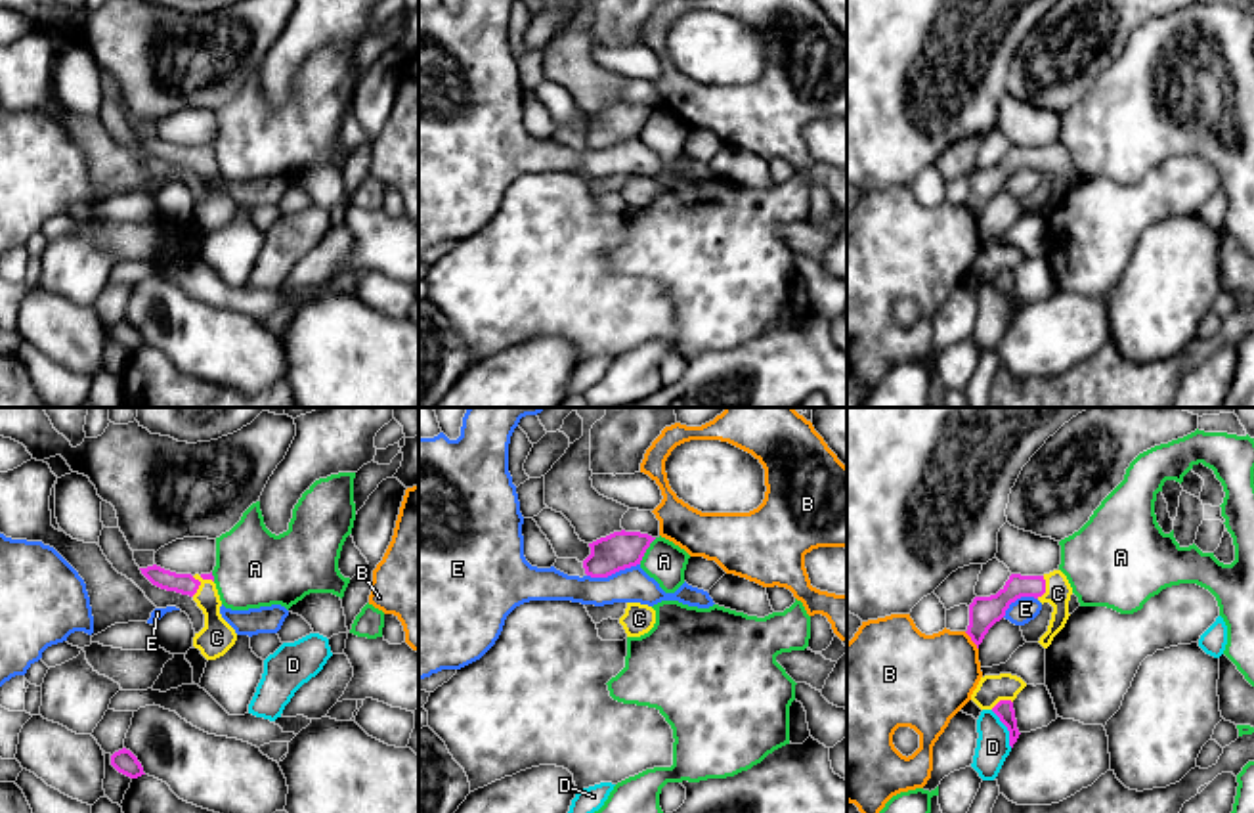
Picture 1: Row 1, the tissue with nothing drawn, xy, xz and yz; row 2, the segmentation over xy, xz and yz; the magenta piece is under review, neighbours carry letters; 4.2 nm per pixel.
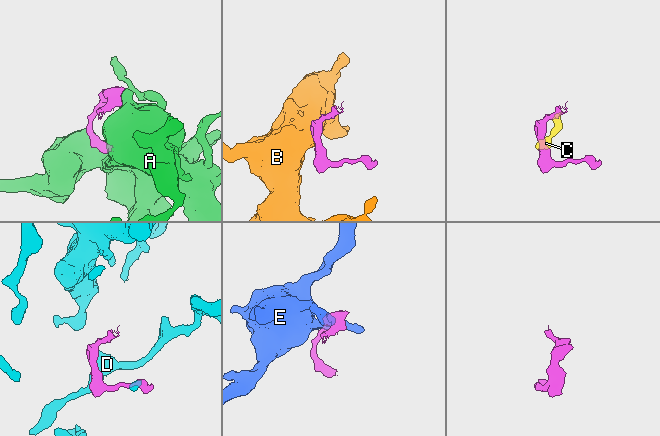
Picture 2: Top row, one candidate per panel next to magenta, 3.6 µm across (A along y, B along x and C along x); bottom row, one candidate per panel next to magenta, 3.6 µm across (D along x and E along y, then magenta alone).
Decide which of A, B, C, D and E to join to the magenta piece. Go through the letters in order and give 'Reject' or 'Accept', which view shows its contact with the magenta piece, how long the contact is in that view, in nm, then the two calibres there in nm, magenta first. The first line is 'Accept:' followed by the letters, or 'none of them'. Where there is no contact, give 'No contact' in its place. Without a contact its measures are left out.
Accept: C
A: Reject. Touches magenta in xz. Shared border 130 nm. Thickness 160 nm (magenta) against 170 nm
B: Reject. Touches magenta in yz. Shared border 100 nm. Thickness 130 nm (magenta) against 380 nm
C: Accept. Touches magenta in xy. Shared border 120 nm. Thickness 90 nm (magenta) against 150 nm
D: Reject. Touches magenta in yz. Shared border 180 nm. Thickness 80 nm (magenta) against 140 nm
E: Reject. Touches magenta in xz. Shared border 240 nm. Thickness 160 nm (magenta) against 150 nm

